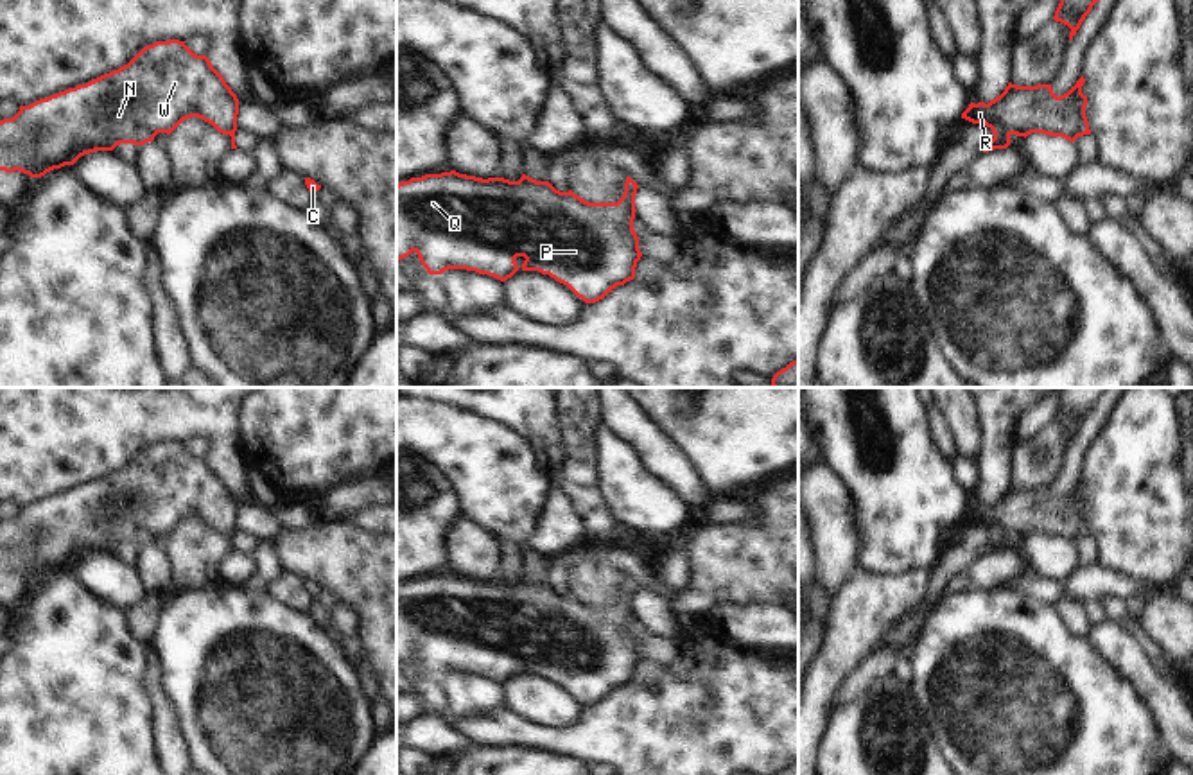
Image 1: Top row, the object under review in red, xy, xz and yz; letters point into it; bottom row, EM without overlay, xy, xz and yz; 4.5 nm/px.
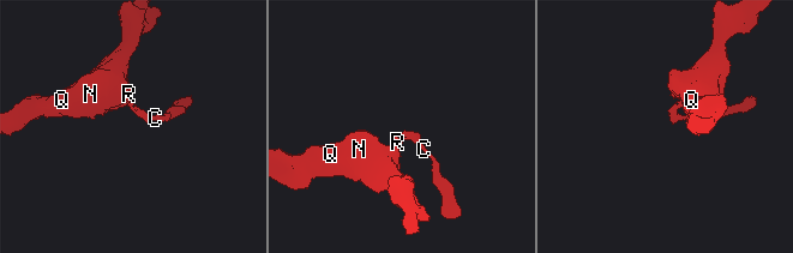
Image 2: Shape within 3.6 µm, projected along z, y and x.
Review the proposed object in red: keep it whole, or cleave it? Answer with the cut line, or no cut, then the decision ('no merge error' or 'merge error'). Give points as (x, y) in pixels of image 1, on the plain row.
cut in yz along (1009, 535), (1000, 535), (994, 540); merge error

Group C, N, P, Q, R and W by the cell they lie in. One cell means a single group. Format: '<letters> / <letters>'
C / N P Q R W

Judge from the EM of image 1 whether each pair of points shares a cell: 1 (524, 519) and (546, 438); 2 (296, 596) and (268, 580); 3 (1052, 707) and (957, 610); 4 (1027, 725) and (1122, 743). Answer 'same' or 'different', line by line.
1: different
2: different
3: same
4: same

